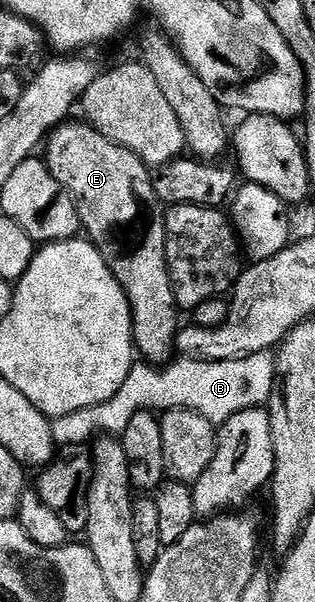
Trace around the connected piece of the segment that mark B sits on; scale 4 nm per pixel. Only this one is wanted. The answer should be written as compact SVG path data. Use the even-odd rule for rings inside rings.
M270 352L252 354L228 362L178 358L162 367L138 362L128 378L124 378L124 386L120 386L120 390L116 390L116 394L108 398L108 402L76 410L76 414L57 417L53 421L54 441L60 446L89 445L103 434L121 437L122 432L128 430L128 422L132 422L138 412L161 414L177 408L204 414L204 418L221 426L225 420L232 418L232 414L269 405L275 387L274 356Z

